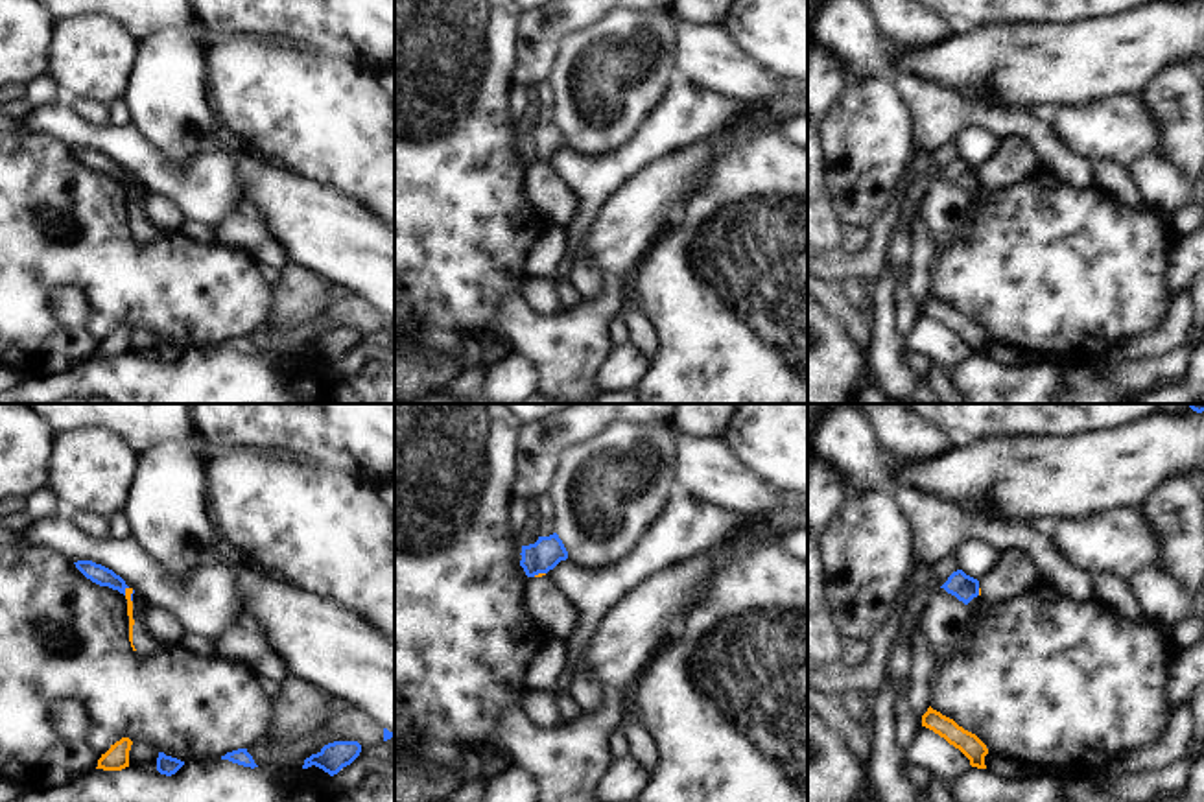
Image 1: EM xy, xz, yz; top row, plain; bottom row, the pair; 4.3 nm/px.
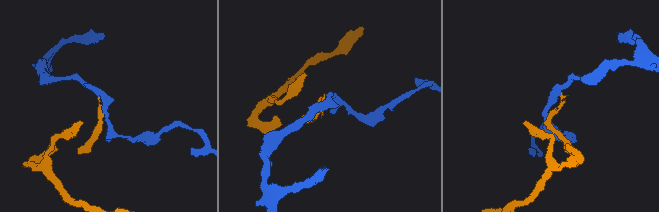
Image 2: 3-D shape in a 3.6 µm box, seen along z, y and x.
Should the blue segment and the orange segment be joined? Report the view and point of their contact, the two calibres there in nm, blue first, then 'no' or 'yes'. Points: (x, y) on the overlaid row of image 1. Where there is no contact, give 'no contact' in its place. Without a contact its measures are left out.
xy (124, 590) | 90/30 nm | no

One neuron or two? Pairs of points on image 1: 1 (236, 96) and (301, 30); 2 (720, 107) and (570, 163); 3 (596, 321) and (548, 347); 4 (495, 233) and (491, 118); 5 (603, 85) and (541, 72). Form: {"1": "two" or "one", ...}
{"1": "two", "2": "one", "3": "one", "4": "one", "5": "two"}

